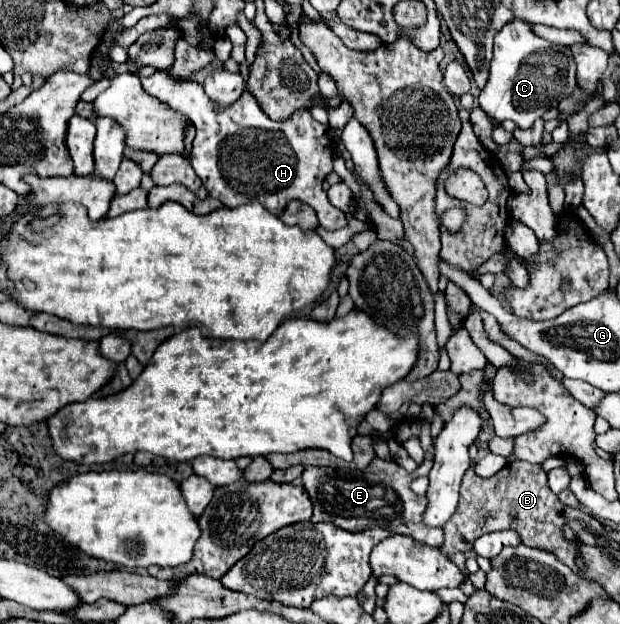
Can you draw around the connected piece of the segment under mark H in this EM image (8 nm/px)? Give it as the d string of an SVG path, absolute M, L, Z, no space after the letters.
M155 71L149 77L139 75L139 81L143 83L143 89L149 95L159 97L161 101L169 103L173 109L183 109L183 113L193 121L197 135L193 139L193 151L191 151L191 163L195 173L201 177L203 185L209 191L209 197L215 197L225 203L225 207L239 207L251 201L259 201L271 215L281 215L289 201L297 199L309 207L315 209L319 225L327 231L337 231L347 225L345 213L337 211L323 191L323 181L333 171L333 159L335 159L335 145L329 139L329 127L317 123L309 111L297 111L287 121L273 121L269 119L259 107L253 95L247 91L237 99L237 103L231 103L229 107L217 107L213 101L207 99L203 87L197 81L179 81L169 77L165 71Z

